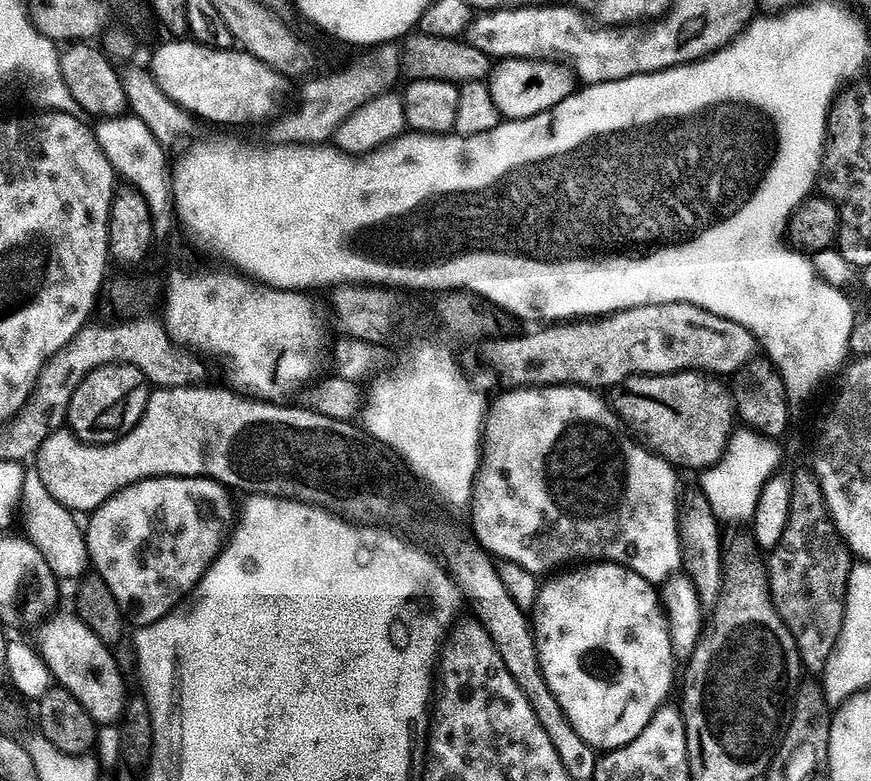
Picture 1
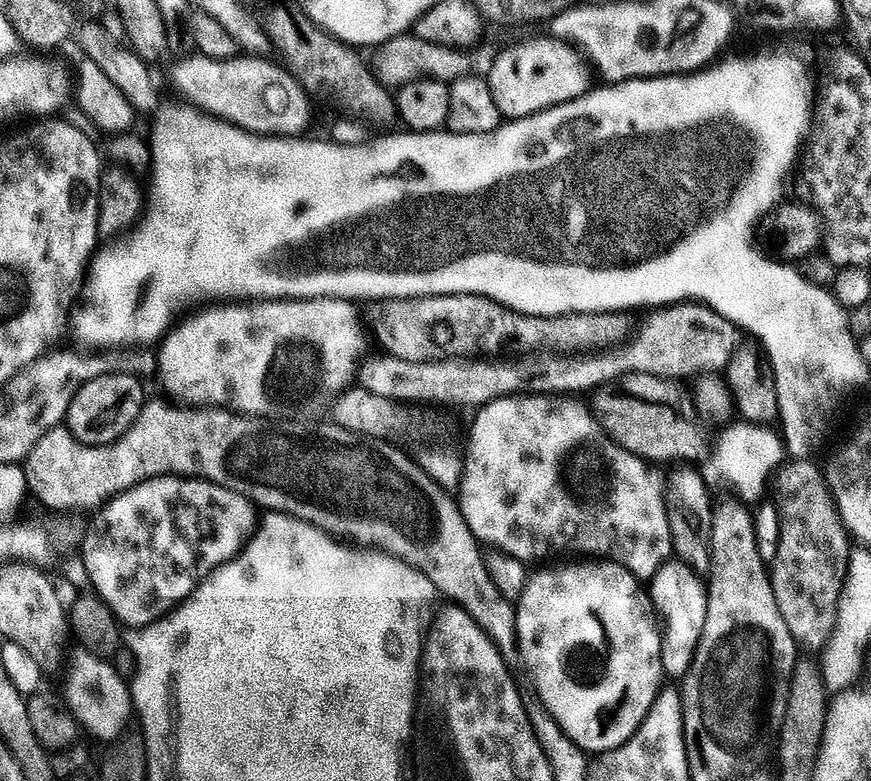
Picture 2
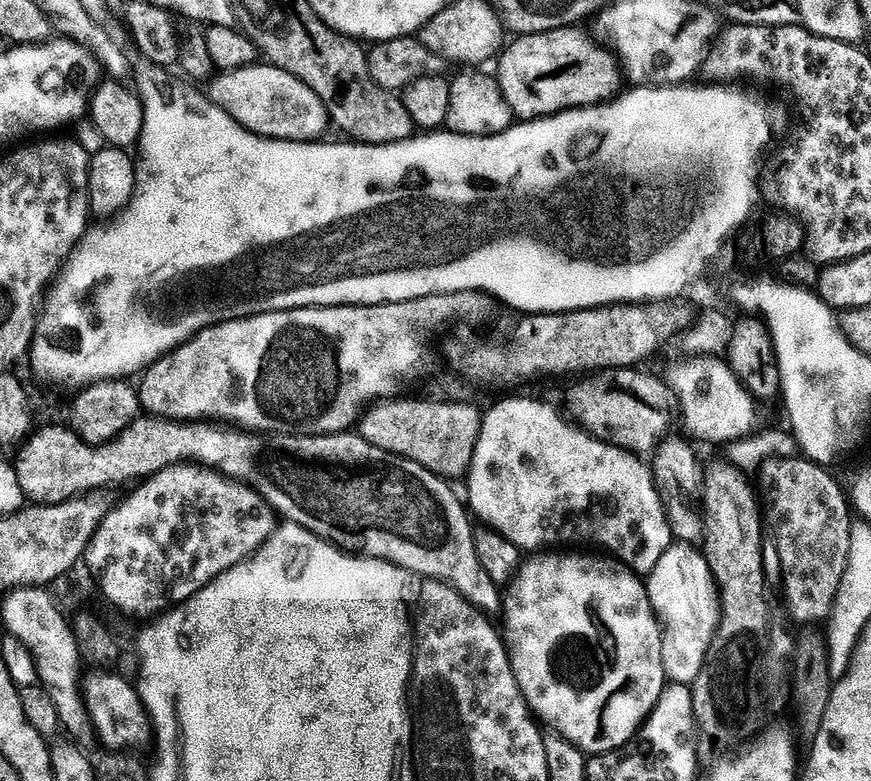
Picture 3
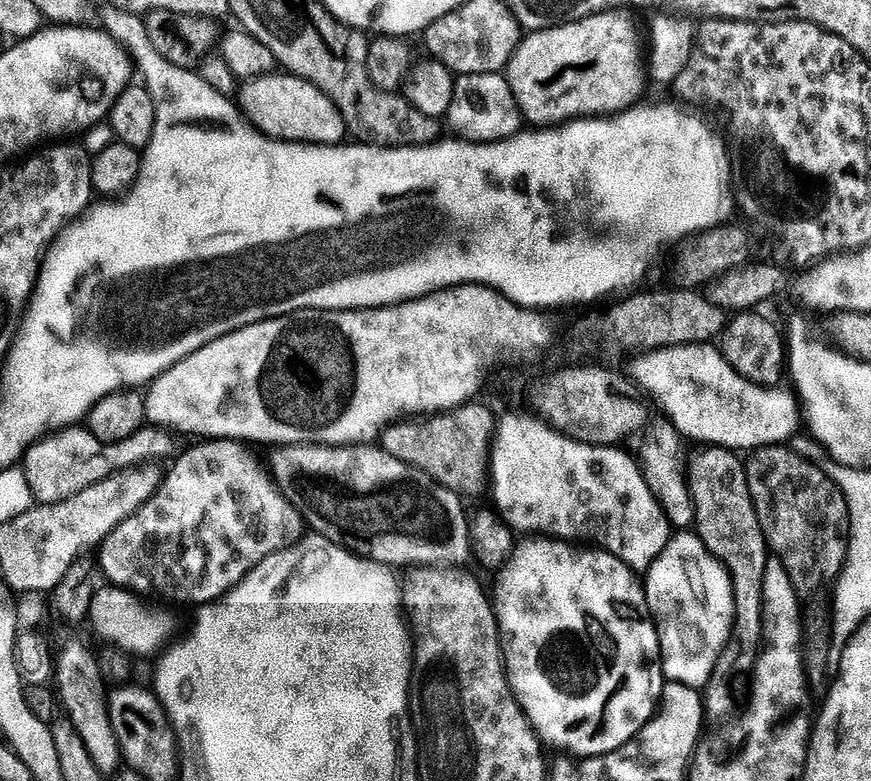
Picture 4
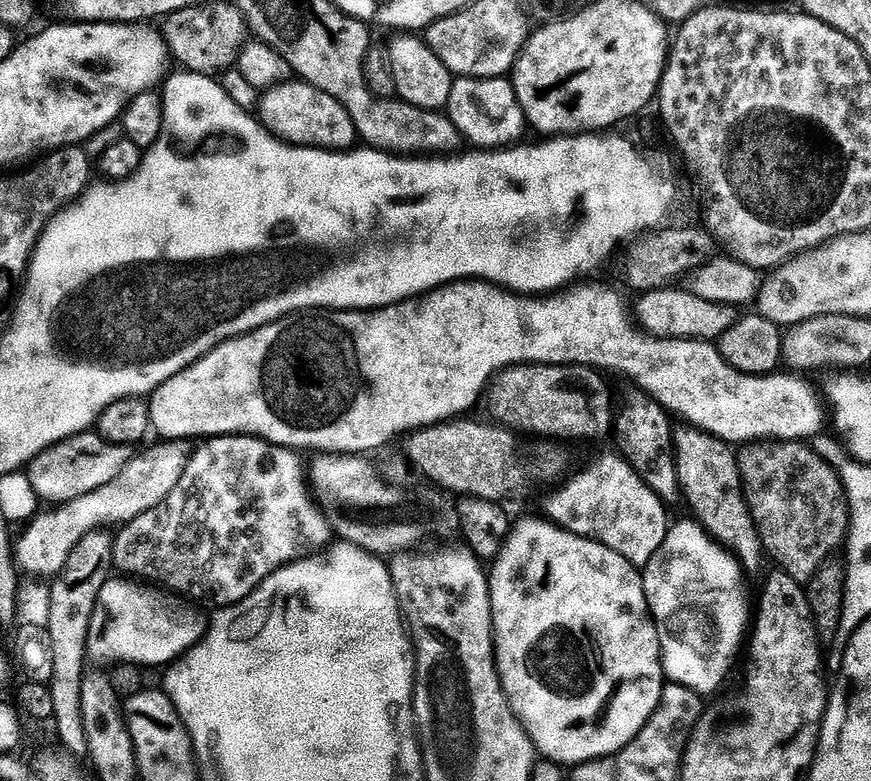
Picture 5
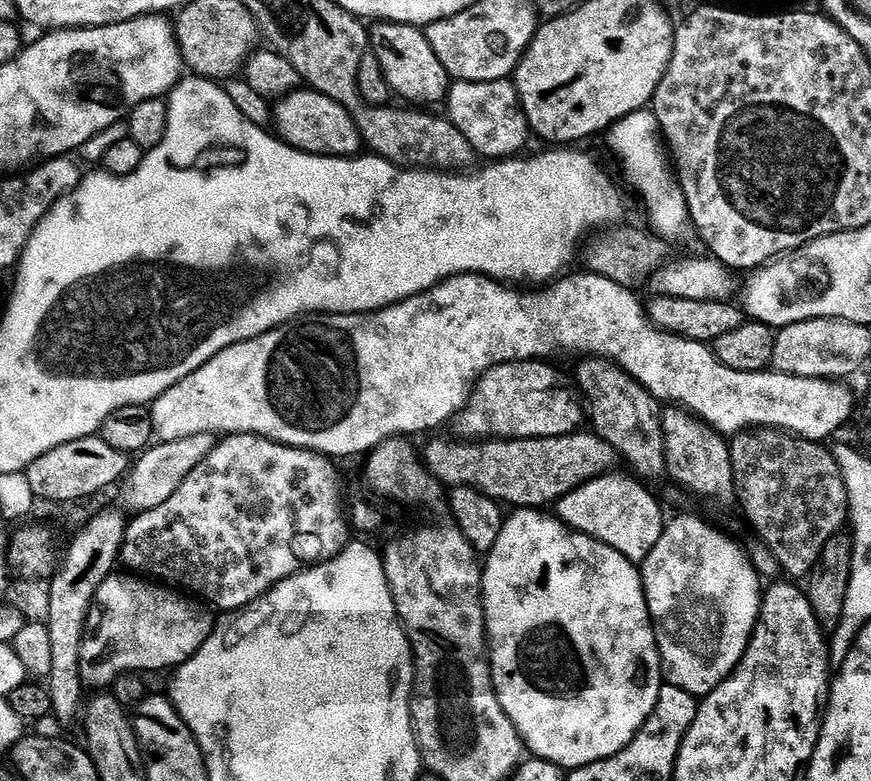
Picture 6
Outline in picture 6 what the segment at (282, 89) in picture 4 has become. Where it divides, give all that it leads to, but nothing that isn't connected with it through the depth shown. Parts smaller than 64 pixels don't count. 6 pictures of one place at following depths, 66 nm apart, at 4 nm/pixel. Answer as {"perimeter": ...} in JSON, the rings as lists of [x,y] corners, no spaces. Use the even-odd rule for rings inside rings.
{"perimeter":[[[293,90],[287,96],[277,99],[274,107],[276,107],[275,135],[291,148],[297,148],[300,152],[309,152],[311,156],[349,158],[361,151],[359,130],[350,122],[347,110],[326,94],[311,90]]]}

